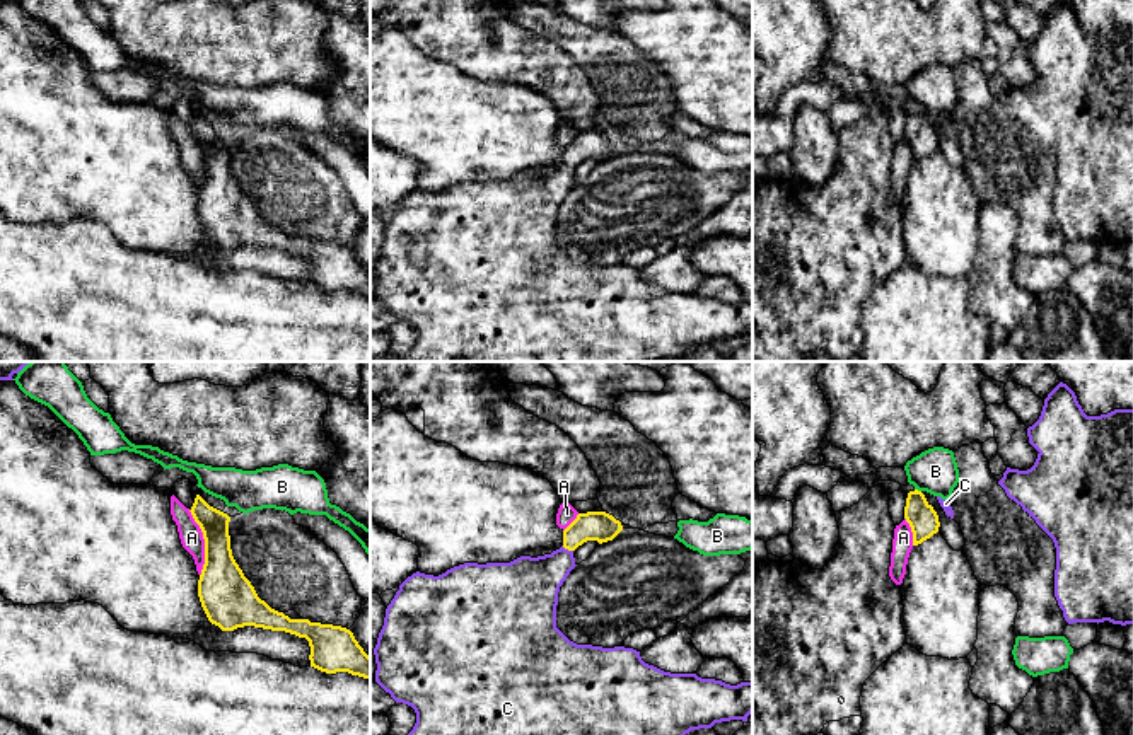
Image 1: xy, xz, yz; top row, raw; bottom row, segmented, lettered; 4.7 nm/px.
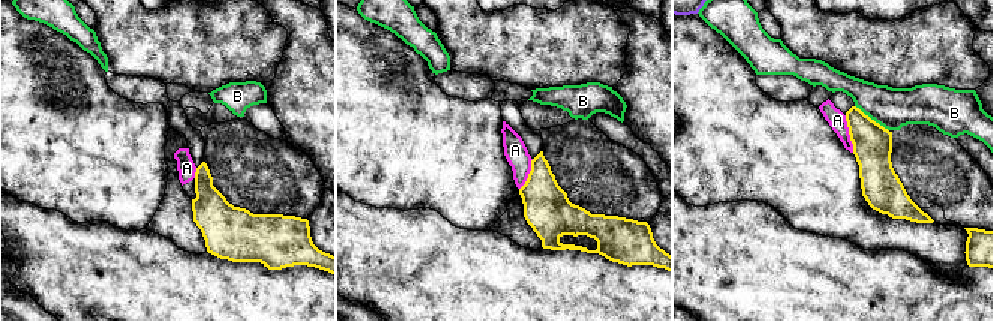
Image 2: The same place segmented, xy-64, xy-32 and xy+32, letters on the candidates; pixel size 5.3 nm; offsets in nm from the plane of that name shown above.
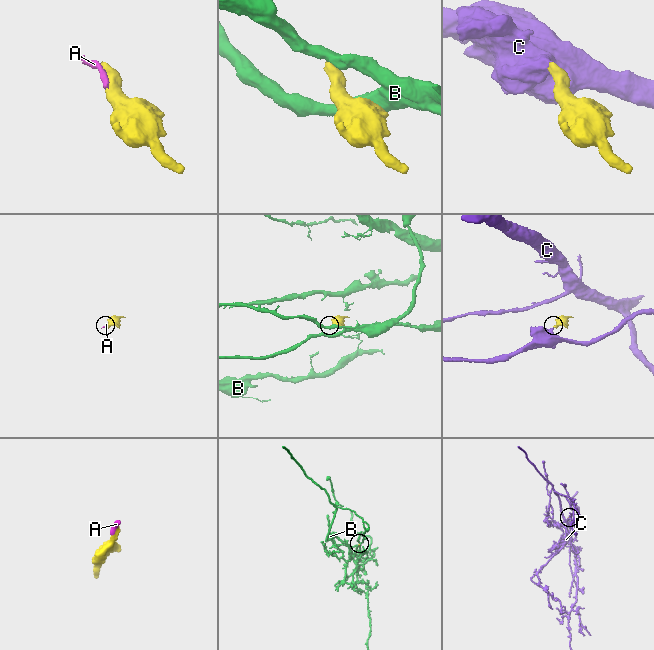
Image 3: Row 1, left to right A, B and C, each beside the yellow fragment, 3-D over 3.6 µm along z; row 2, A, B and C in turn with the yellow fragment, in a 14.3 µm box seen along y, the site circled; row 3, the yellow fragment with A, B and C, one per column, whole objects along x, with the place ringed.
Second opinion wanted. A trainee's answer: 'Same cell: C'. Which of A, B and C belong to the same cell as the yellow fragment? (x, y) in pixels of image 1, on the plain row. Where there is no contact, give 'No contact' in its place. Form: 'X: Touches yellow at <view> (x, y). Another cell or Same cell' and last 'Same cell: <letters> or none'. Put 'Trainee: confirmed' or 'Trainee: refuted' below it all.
A: Touches yellow at xy (205, 161). Another cell
B: Touches yellow at yz (917, 108). Another cell
C: Touches yellow at xz (567, 166). Same cell
Same cell: C
Trainee: confirmed

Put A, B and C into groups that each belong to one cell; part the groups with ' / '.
A / B / C

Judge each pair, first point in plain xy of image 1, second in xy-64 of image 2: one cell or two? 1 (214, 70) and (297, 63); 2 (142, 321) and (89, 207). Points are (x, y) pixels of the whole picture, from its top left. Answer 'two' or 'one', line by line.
1: two
2: two

